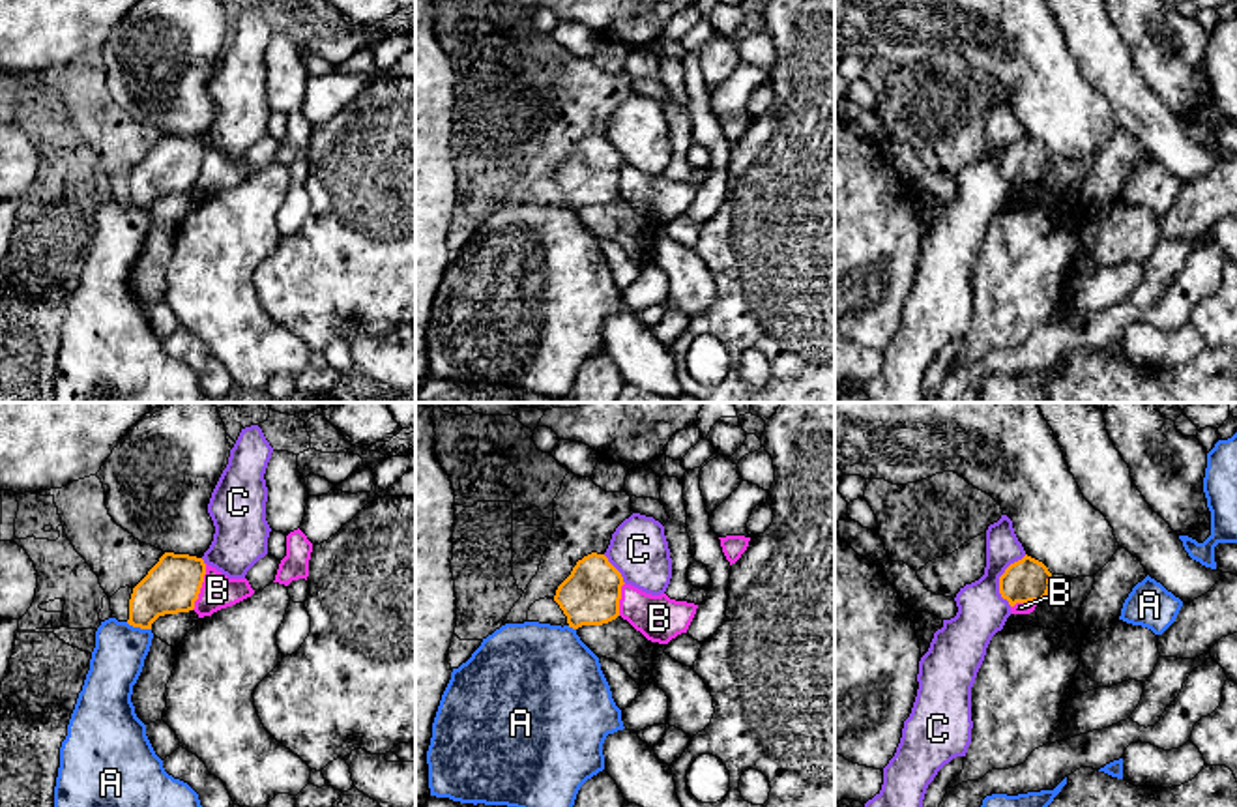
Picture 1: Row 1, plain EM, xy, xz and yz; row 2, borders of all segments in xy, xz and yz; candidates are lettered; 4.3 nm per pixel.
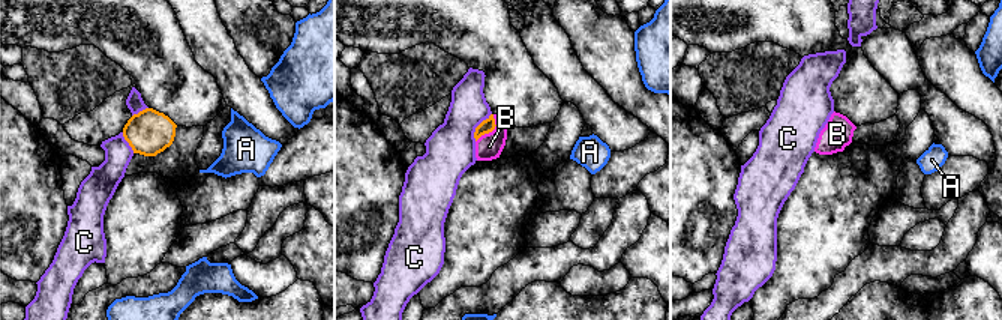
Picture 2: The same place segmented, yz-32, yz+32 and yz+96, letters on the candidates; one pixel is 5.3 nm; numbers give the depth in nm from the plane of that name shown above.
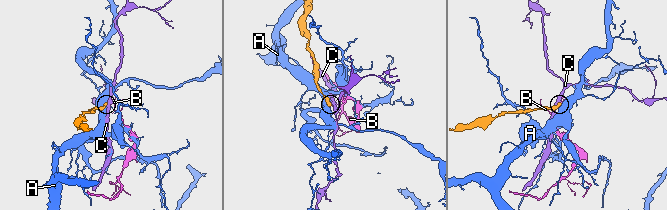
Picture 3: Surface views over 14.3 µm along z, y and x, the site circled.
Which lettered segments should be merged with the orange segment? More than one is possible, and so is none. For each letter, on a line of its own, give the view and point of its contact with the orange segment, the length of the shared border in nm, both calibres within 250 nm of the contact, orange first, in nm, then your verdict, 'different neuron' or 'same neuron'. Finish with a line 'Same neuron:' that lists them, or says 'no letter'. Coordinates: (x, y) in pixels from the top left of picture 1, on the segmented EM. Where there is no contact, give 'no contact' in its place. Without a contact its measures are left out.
A: xy (139, 626) | 120 nm | 240/220 nm | different neuron
B: xy (201, 586) | 220 nm | 240/150 nm | different neuron
C: yz (1000, 577) | 240 nm | 190/200 nm | different neuron
Same neuron: no letter

